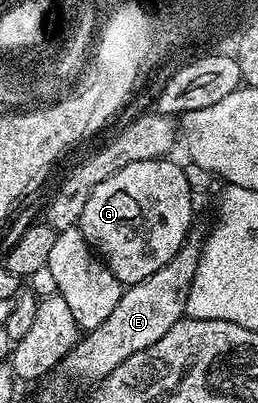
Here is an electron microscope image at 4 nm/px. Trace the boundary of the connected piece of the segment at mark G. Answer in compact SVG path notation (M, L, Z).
M172 158L130 162L130 166L122 166L122 170L110 174L106 182L98 182L98 186L94 186L94 194L86 198L78 227L86 242L98 253L114 278L120 280L121 285L137 284L150 278L154 270L162 270L166 262L175 258L188 239L188 233L193 231L192 194L194 188L187 184L183 167L179 163L176 165Z

